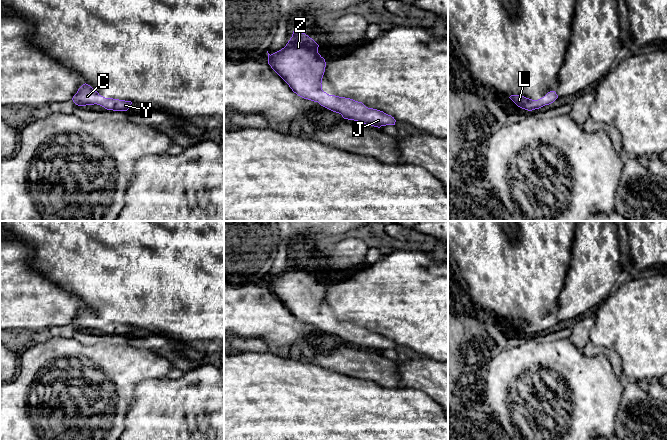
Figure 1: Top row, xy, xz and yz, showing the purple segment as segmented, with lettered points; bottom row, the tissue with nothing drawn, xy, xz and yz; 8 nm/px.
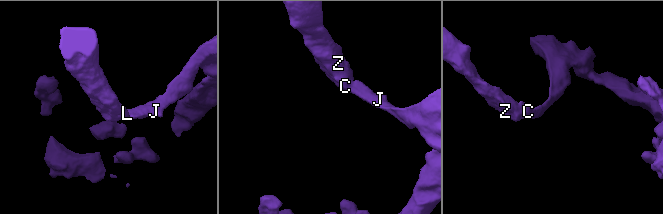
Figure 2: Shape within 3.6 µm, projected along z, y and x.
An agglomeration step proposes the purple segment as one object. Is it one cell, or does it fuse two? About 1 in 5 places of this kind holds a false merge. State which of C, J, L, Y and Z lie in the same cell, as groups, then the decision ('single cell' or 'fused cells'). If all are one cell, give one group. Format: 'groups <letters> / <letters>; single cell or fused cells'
groups C J L Y Z; single cell

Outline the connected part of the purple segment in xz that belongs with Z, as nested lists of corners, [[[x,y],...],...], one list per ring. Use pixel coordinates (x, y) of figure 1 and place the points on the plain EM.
[[[293,255],[292,261],[281,274],[269,278],[268,288],[289,309],[298,320],[339,337],[344,343],[354,344],[366,349],[380,352],[386,349],[395,349],[396,344],[383,335],[368,332],[362,326],[350,322],[329,319],[322,314],[322,302],[325,296],[325,283],[318,277],[319,269],[308,259],[301,255]]]

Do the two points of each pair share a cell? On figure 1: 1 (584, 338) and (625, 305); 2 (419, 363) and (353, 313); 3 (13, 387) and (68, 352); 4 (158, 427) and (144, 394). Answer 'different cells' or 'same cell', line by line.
1: different cells
2: different cells
3: same cell
4: same cell

